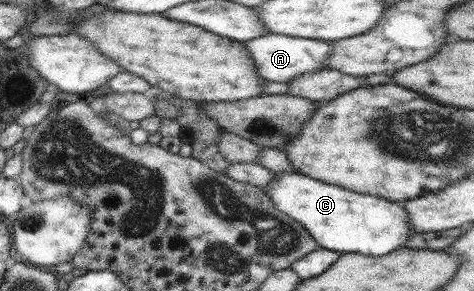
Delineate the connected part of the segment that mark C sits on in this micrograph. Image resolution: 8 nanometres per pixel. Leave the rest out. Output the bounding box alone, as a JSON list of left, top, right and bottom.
[263,171,413,258]

